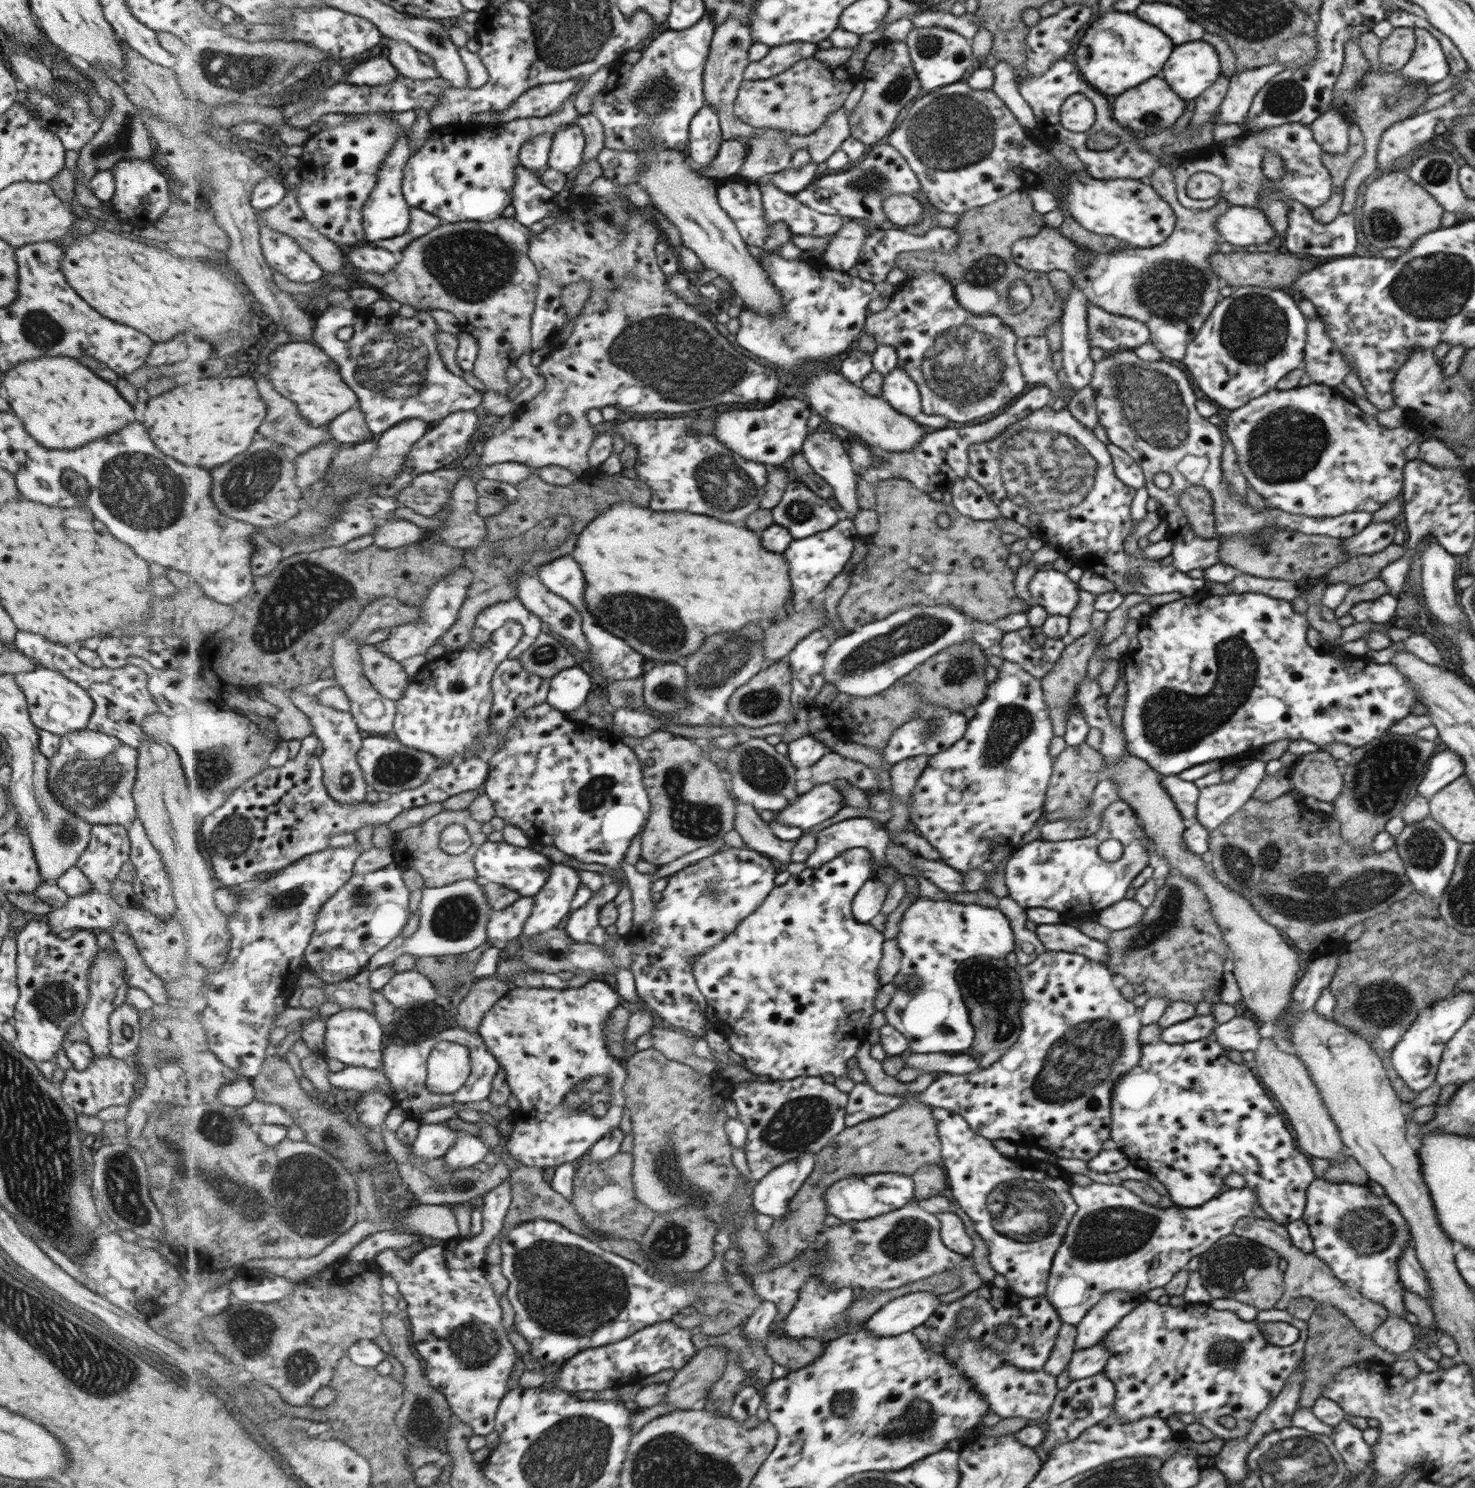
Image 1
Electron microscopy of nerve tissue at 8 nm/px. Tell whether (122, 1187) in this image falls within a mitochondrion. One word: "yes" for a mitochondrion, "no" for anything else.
yes

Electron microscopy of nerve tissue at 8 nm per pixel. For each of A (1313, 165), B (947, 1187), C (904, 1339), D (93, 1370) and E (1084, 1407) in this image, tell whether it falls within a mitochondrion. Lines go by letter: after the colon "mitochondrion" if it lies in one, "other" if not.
A: other
B: other
C: other
D: mitochondrion
E: other

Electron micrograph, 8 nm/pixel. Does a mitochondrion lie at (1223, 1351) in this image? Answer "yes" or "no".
yes

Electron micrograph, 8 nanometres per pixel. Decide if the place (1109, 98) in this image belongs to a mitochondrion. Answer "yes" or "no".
no

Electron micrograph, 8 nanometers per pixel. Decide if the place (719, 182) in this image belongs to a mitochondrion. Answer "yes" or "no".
no

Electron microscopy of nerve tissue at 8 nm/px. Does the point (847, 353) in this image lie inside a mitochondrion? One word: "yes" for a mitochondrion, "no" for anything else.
no

